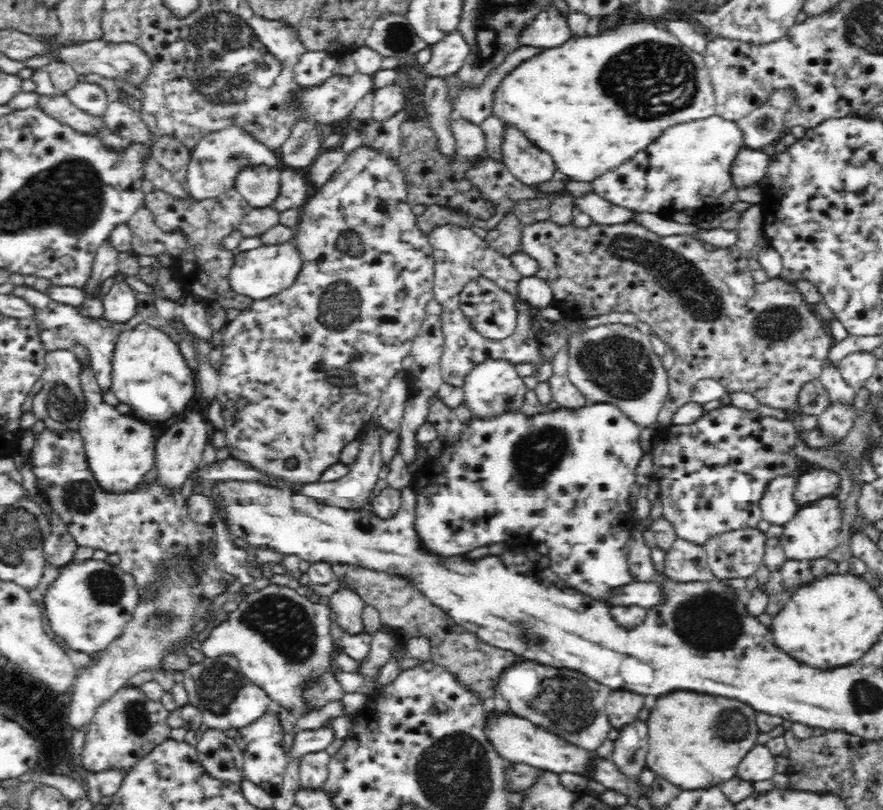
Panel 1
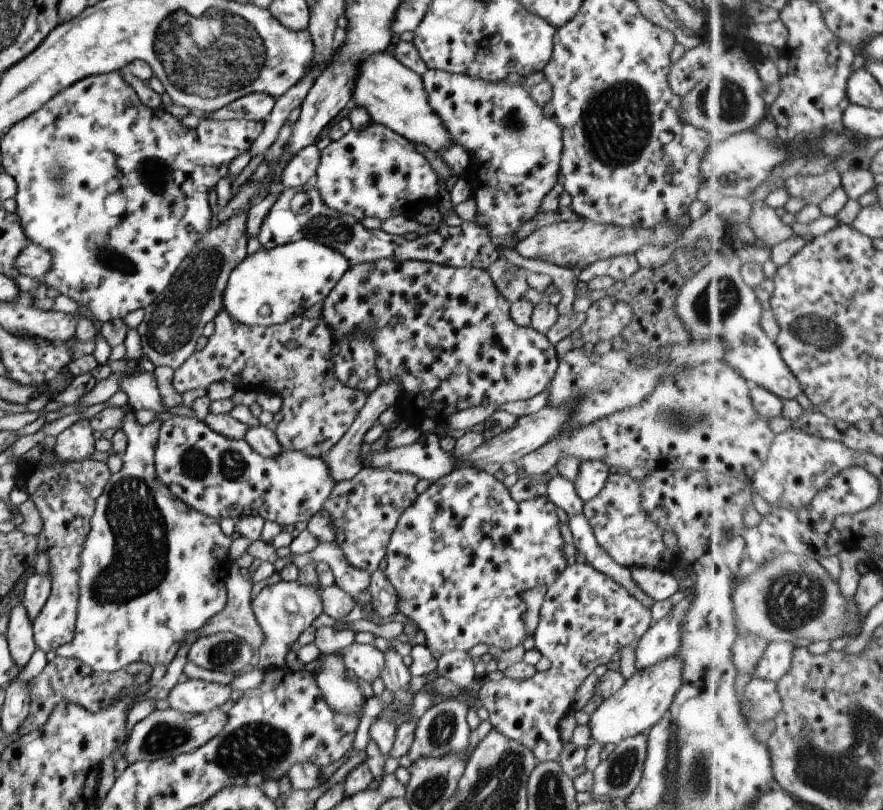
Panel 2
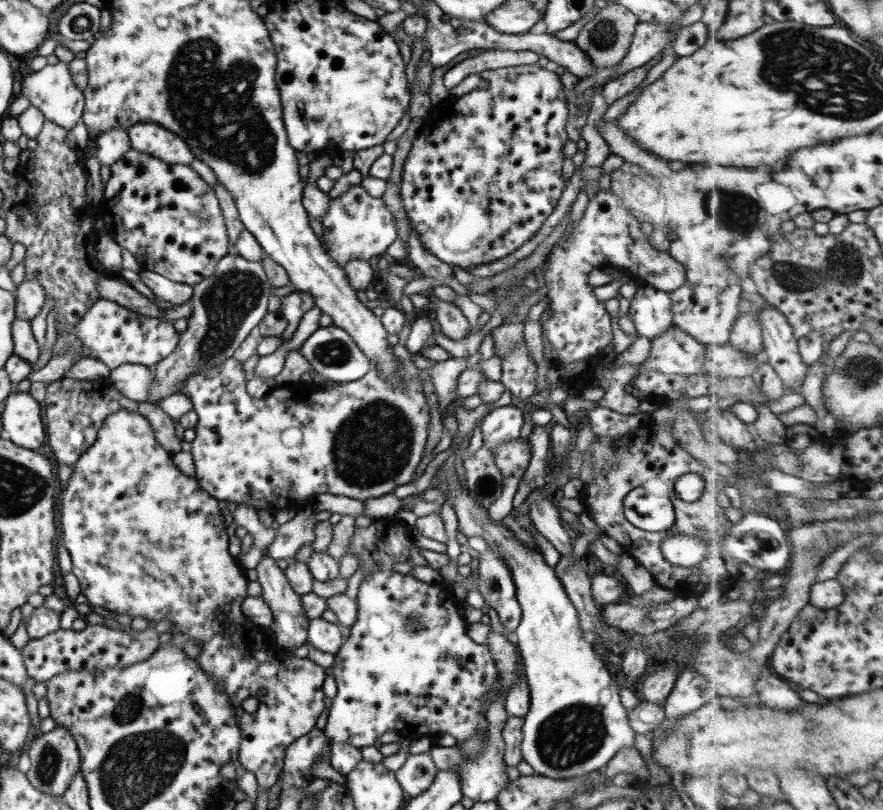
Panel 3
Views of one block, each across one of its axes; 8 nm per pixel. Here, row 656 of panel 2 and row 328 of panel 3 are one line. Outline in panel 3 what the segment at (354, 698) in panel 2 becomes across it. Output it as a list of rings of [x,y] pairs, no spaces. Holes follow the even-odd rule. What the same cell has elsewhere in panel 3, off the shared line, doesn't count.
[[[333,324],[320,328],[311,334],[299,347],[298,351],[312,365],[312,368],[325,379],[335,383],[352,382],[362,378],[372,367],[372,362],[358,348],[352,337],[343,329]]]

